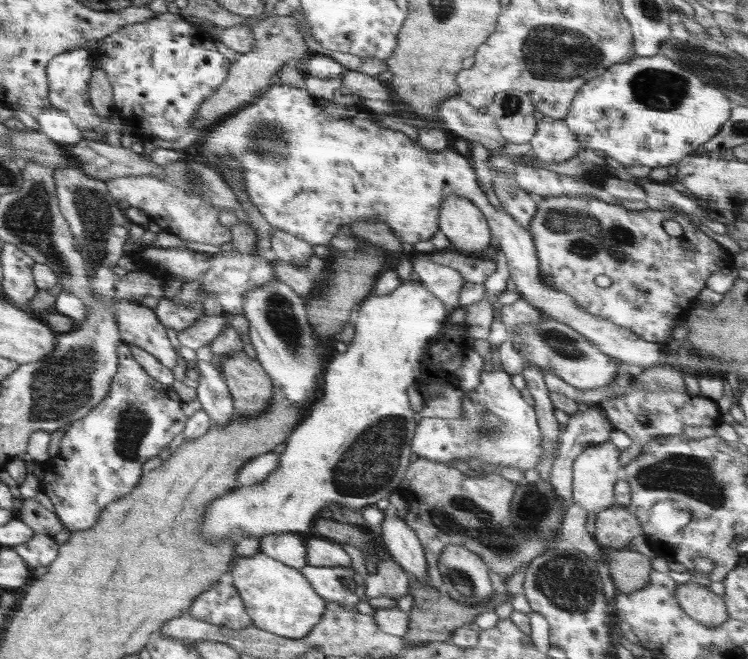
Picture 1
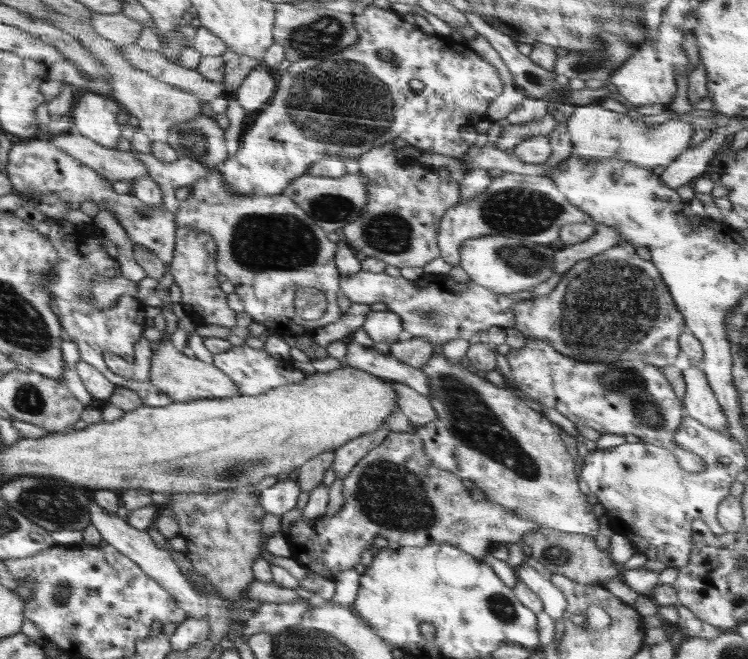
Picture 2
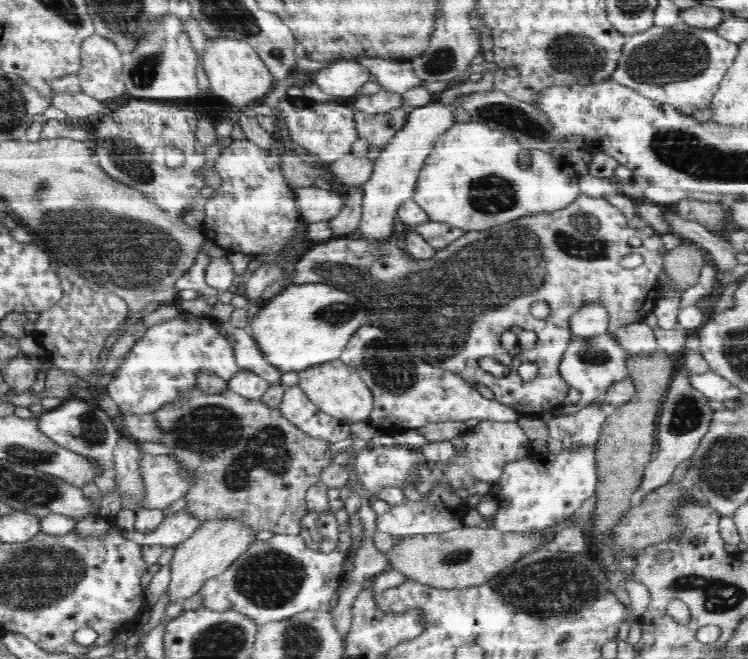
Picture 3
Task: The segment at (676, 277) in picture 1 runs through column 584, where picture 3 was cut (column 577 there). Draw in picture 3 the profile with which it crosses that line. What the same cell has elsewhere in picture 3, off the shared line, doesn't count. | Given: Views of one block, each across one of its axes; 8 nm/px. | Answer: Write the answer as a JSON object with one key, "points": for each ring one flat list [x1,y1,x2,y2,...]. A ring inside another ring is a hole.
{"points":[[580,194,578,198,571,205,566,206,562,210,555,210,551,213,536,213,527,216,526,218,518,218,520,222,506,222,503,225,492,226,486,230,472,230,466,231,464,236,460,236,454,242,451,242,447,247,438,250,434,253,432,258,426,260,416,259,410,257,404,253,404,249,400,249,395,242,380,243,380,241,370,241,366,238,352,239,348,236,339,236,330,238,324,242,316,242,316,244,308,249,304,254,300,255,295,262,295,268,291,276,291,282,296,284,308,284,308,282,320,284,324,283,326,286,334,286,339,290,342,290,352,297,356,297,363,307,368,311,370,324,372,326,380,326,380,330,384,330,390,338,394,340,400,340,405,350,410,352,414,356,418,356,422,361,438,368,442,371,451,371,454,374,460,374,460,377,464,381,473,384,484,384,486,388,489,388,495,395,495,400,504,404,505,406,511,406,516,413,521,417,527,417,527,415,534,415,536,418,550,417,552,413,558,408,566,408,565,399,567,395,573,390,562,378,559,372,560,362,562,361,564,352,567,350,568,342,571,340,571,328,569,320,580,310,580,307,584,304,601,304,609,314,609,332,614,335,614,332,632,322,645,322,651,321,651,311,653,310,659,296,659,291,662,289,659,281,660,270,663,268,663,255,666,252,663,248,662,239,658,237,658,234,654,232,651,227,645,227,643,229,632,229,627,225,625,216,620,209,612,206,604,197,590,197,585,194],[639,253,642,255,644,262,635,269,627,269,620,265,620,260,627,254],[534,302,547,302,550,307,549,315,546,318,535,318,530,313,530,308],[512,326,520,326,524,330,532,330,537,335,537,340,533,350,523,350,517,356,510,356,509,351,504,348,500,341,500,335,504,334,506,330,512,328],[490,356,499,363,502,363,510,373,503,378,496,378,491,373,484,372,478,364,480,358],[524,363,534,363,538,365,538,375,534,380,528,380,524,382,518,374,518,368]]}

